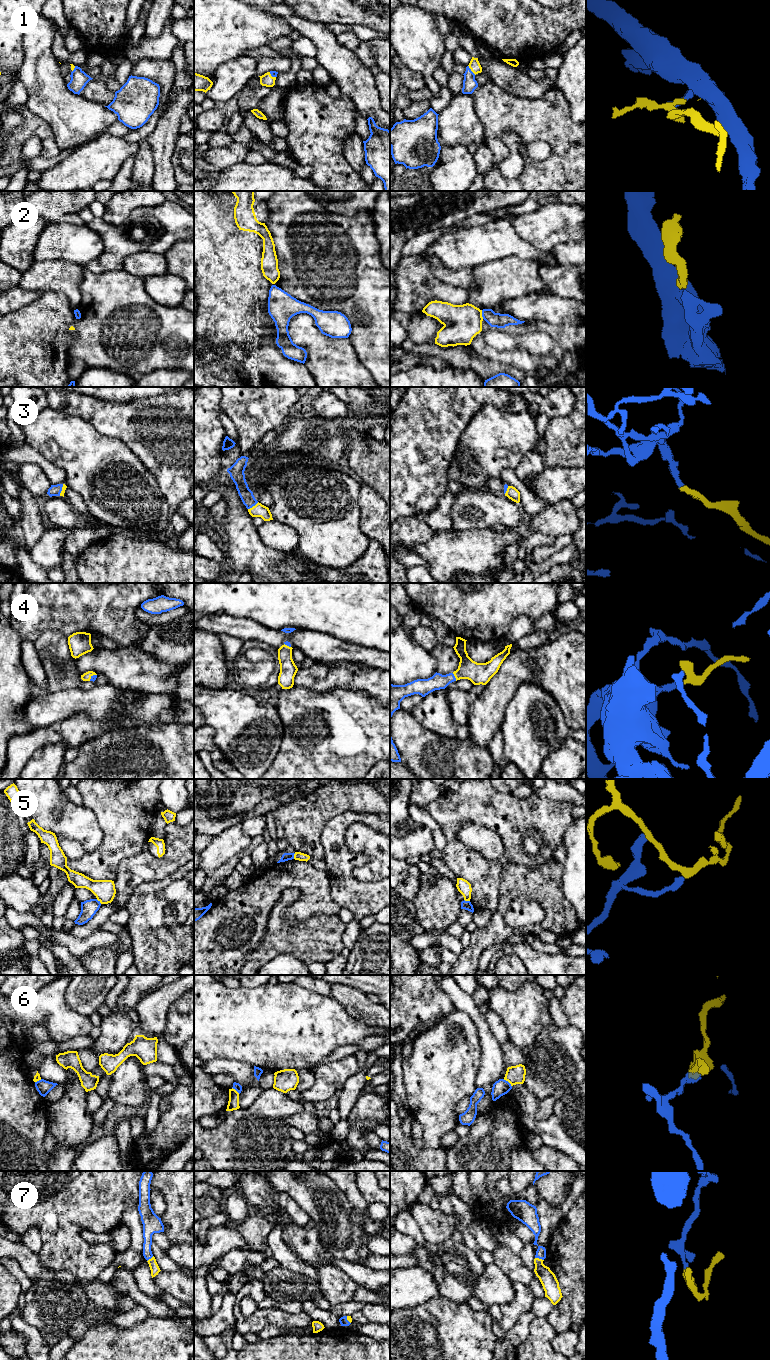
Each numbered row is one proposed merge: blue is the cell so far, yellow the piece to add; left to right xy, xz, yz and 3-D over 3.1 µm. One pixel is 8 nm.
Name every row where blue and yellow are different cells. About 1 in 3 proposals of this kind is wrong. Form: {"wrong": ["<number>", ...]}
{"wrong": ["2", "5", "6"]}

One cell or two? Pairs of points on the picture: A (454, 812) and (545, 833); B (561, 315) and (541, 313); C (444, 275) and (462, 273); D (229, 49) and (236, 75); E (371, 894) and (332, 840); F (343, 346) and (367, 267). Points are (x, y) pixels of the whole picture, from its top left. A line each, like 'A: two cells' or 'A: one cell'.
A: one cell
B: one cell
C: one cell
D: two cells
E: one cell
F: two cells

